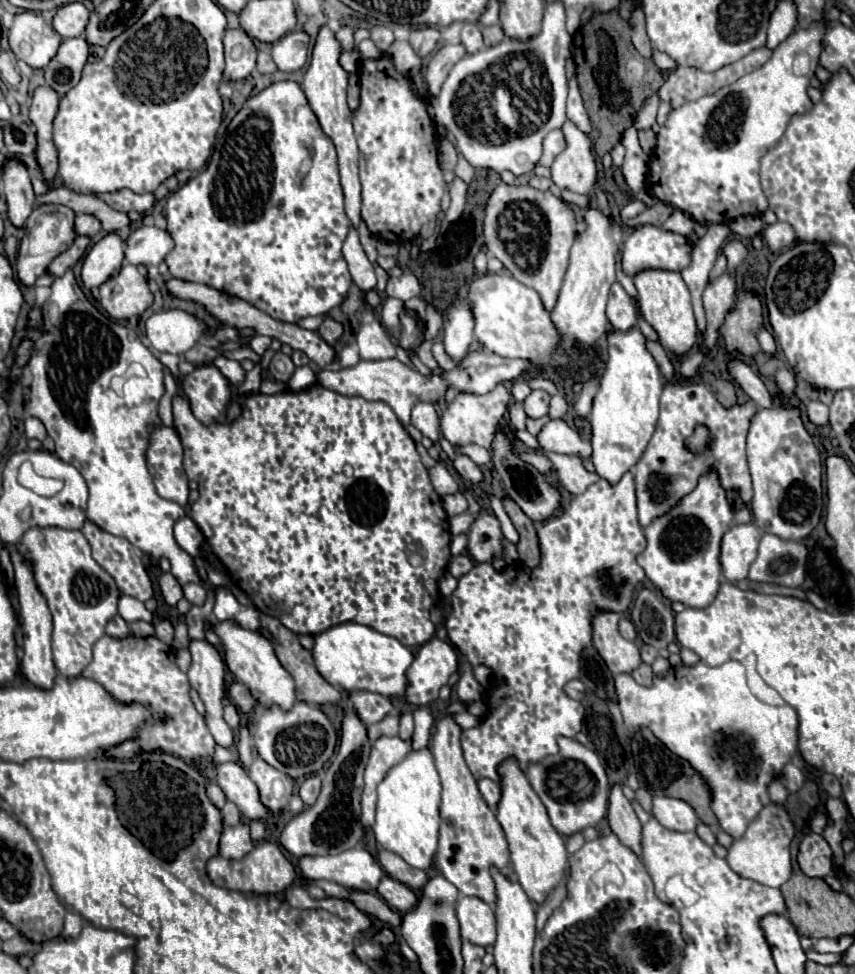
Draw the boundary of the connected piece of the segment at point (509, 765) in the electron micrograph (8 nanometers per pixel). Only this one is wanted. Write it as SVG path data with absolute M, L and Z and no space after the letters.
M506 758L498 764L498 774L500 774L500 802L496 808L496 818L504 830L508 850L510 850L510 862L514 868L514 874L530 900L534 902L544 902L546 896L558 886L564 878L564 868L566 868L566 846L562 836L552 828L548 822L546 808L542 800L536 796L532 790L526 774L518 766L516 758Z

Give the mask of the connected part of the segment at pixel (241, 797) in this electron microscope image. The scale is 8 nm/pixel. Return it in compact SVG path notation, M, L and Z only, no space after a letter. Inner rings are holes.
M238 762L216 764L216 782L226 794L226 800L234 802L248 820L268 818L268 810L260 804L258 788L250 780L248 772Z

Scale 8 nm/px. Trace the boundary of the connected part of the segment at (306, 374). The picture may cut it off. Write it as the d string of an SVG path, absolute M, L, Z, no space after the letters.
M300 366L300 368L296 368L294 376L290 378L288 388L294 390L294 392L302 392L302 390L308 390L314 382L316 382L316 374L312 372L312 368L310 366Z

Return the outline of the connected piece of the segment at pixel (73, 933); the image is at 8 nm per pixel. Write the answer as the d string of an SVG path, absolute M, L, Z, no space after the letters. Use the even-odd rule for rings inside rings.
M68 912L66 914L66 920L64 920L64 930L62 930L62 936L64 938L76 938L80 934L84 926L84 920L76 914L76 912Z

